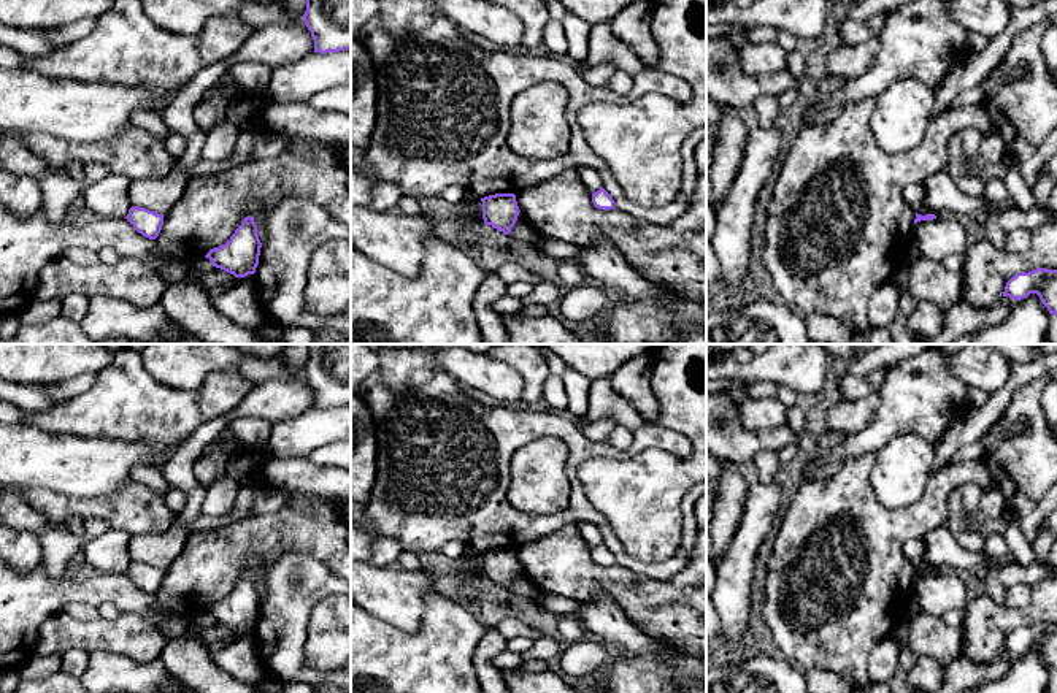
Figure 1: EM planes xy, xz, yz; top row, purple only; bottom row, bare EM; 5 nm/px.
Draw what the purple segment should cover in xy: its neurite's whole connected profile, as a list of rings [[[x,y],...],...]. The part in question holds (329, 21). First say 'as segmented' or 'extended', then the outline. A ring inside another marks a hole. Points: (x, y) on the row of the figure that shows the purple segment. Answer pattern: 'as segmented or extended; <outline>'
as segmented; [[[306,0],[303,21],[314,40],[314,52],[351,49],[351,0]]]

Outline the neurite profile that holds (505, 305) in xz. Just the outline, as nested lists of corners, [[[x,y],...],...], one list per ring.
[[[508,293],[498,297],[492,303],[492,309],[502,317],[503,316],[516,316],[517,312],[522,311],[522,308],[524,308],[522,300],[517,297],[511,297]]]

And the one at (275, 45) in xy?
[[[305,21],[292,25],[270,24],[254,30],[233,56],[236,62],[256,62],[271,70],[303,60],[314,52],[314,40]]]

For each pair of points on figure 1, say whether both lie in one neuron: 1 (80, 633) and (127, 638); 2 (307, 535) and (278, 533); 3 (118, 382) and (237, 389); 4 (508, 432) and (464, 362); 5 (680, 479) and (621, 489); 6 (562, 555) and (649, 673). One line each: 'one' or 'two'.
1: one
2: one
3: one
4: two
5: one
6: two

